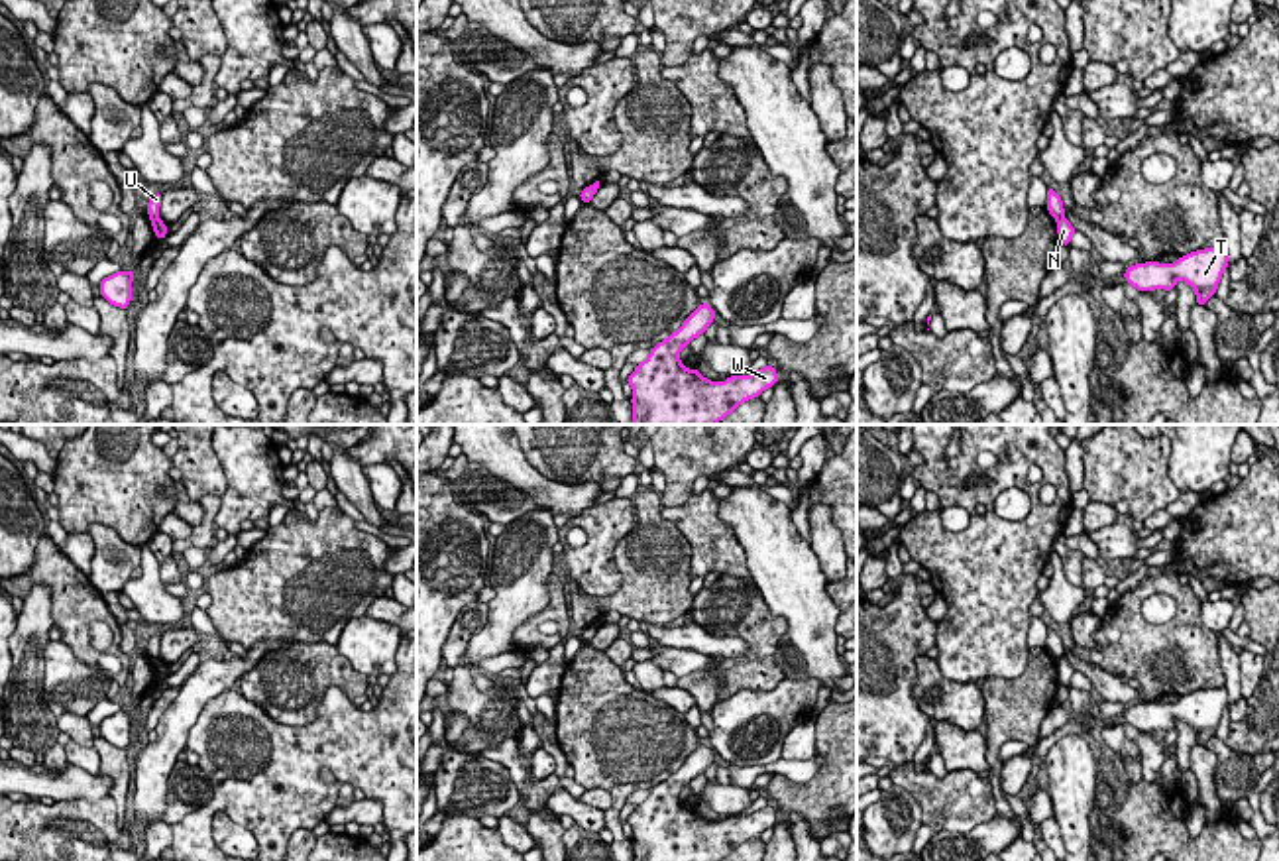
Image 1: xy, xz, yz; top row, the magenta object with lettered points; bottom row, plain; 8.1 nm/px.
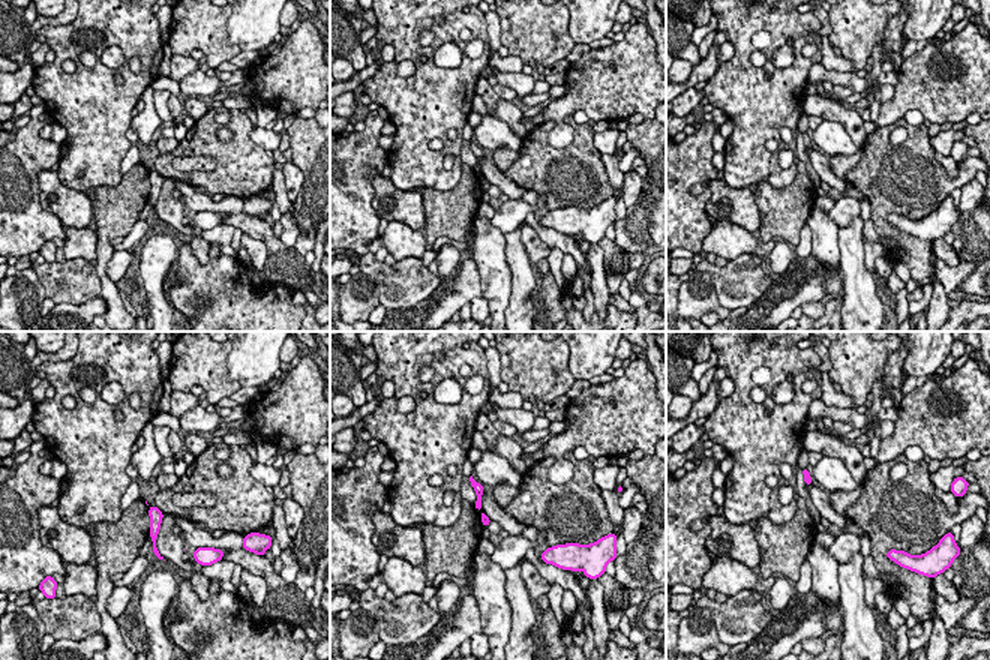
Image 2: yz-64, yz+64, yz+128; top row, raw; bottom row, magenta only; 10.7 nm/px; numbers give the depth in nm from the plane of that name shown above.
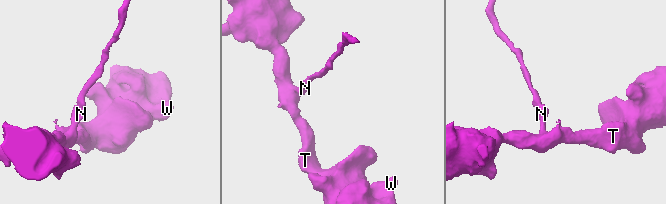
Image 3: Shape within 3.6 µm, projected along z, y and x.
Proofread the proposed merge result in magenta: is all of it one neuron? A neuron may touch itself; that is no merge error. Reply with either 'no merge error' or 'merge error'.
merge error

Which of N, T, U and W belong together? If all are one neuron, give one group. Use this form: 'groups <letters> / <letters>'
groups N T W / U

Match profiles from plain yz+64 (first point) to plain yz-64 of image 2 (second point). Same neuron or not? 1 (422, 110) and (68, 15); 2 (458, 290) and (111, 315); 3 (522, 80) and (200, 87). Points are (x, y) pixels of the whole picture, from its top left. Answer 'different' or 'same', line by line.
1: different
2: different
3: same

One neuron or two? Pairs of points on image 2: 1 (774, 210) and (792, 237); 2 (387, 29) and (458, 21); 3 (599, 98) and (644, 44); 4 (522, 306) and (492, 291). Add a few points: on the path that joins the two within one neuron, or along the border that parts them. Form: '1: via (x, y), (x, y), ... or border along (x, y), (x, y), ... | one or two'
1: via (780, 216), (789, 231) | one
2: via (405, 17), (437, 15), (440, 18) | one
3: via (612, 84), (630, 66), (635, 57) | one
4: border along (509, 264), (510, 299), (504, 315) | two

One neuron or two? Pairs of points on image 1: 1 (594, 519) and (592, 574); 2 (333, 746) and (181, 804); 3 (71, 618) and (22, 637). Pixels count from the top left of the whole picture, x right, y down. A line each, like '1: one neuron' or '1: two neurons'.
1: one neuron
2: two neurons
3: two neurons

